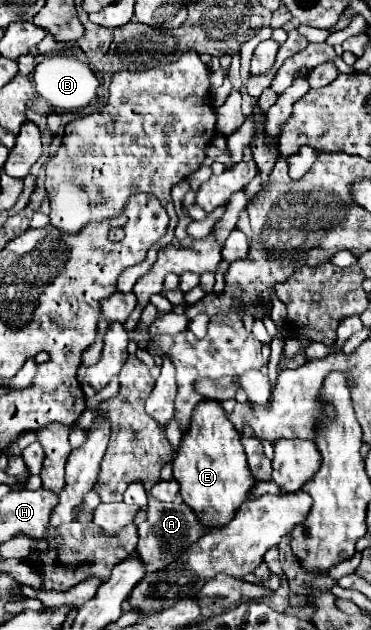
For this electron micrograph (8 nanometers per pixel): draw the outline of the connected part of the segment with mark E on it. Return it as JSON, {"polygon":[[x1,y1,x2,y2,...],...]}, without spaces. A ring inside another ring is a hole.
{"polygon":[[203,399,195,407,189,429,181,437,173,459,173,477,181,487,183,501,197,511,197,515,201,515,205,525,229,523,237,507,241,507,241,503,247,499,249,487,255,483,255,479,245,459,241,435,223,411,221,401]]}

